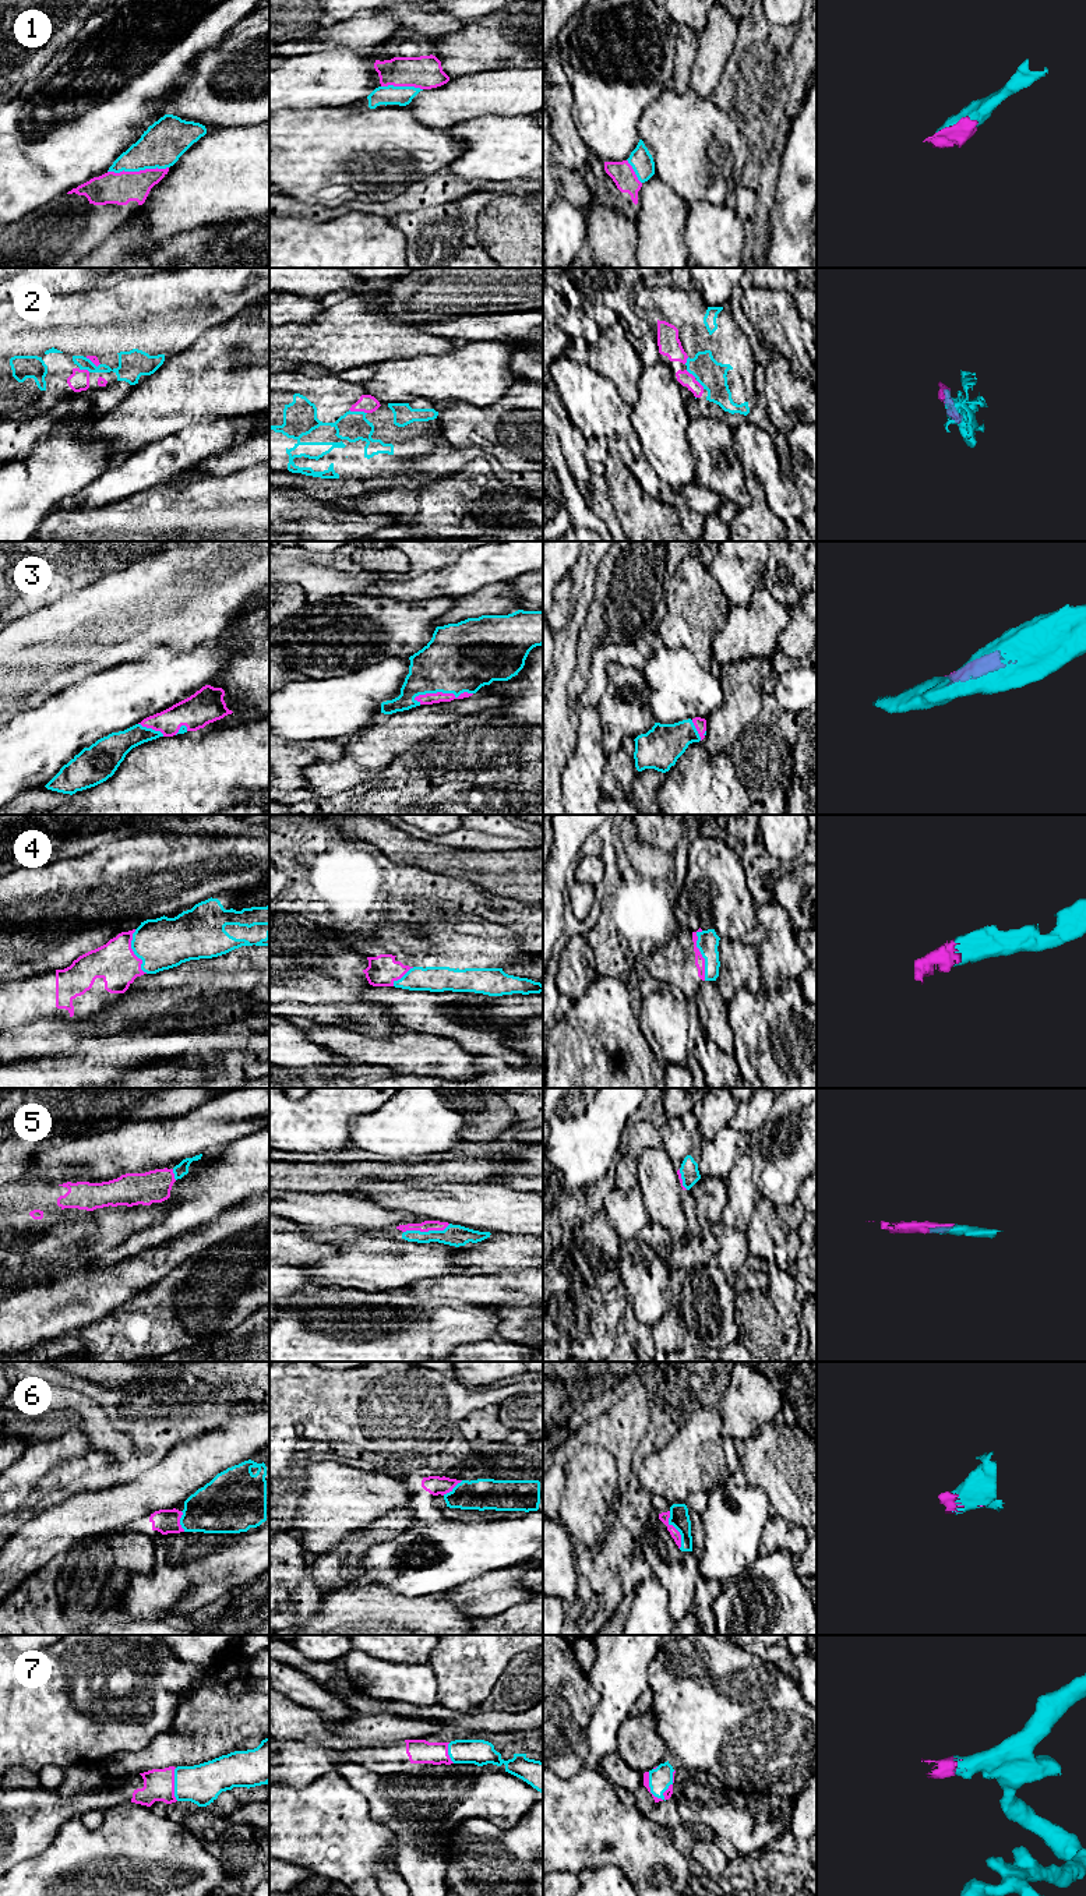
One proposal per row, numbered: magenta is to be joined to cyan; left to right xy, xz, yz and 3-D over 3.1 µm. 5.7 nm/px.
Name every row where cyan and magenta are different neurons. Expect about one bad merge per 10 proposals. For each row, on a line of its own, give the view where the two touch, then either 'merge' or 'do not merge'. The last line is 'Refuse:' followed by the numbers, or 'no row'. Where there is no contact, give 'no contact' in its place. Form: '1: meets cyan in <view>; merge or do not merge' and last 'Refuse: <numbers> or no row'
1: meets cyan in xy; merge
2: meets cyan in xz; merge
3: meets cyan in xz; merge
4: meets cyan in yz; merge
5: meets cyan in xz; merge
6: meets cyan in yz; merge
7: meets cyan in yz; merge
Refuse: no row

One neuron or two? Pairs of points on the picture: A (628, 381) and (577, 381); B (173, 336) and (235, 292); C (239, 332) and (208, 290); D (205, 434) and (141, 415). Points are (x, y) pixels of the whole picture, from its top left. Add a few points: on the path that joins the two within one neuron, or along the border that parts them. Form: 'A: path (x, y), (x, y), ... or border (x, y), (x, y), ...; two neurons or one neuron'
A: border (586, 363), (606, 377), (631, 408); two neurons
B: path (189, 321), (219, 292); one neuron
C: border (232, 317), (210, 328); two neurons
D: border (217, 420), (190, 424), (154, 441); two neurons

